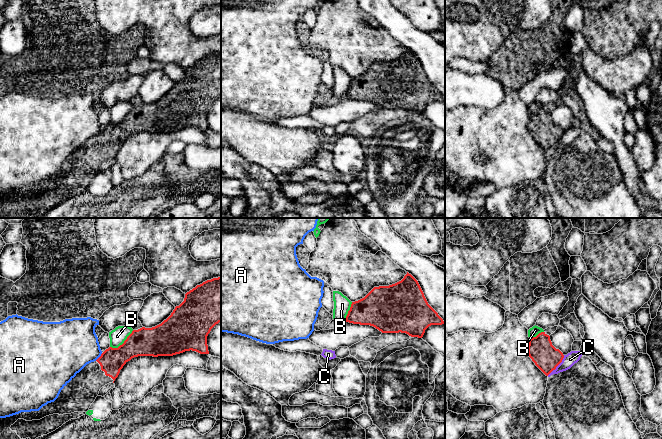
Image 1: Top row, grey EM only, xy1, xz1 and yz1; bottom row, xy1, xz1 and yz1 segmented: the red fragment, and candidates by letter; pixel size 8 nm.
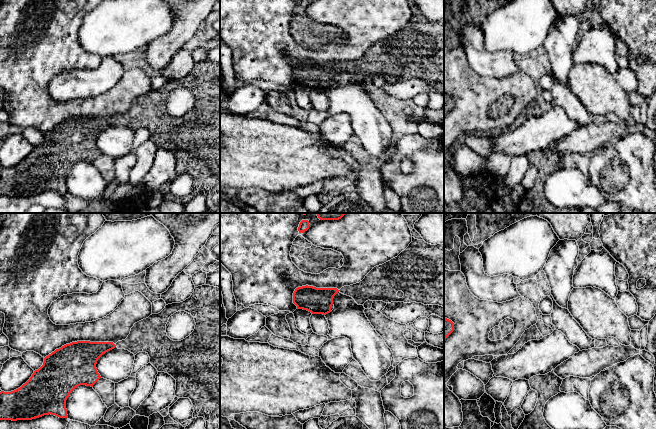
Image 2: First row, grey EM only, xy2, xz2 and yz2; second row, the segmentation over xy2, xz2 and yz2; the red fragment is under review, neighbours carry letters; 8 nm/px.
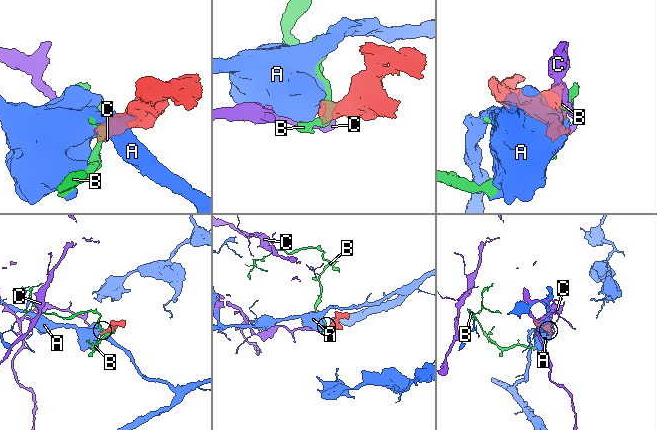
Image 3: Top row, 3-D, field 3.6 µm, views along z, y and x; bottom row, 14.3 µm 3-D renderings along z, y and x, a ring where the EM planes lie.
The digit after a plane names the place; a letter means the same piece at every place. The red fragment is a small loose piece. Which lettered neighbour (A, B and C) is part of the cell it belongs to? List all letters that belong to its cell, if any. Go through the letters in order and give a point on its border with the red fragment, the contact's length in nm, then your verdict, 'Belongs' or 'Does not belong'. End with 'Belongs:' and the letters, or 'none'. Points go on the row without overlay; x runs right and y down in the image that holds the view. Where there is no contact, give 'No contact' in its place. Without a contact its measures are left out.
A: Touches red at xy1 (99, 133). Shared border 90 nm. Does not belong
B: Touches red at xy1 (123, 119). Shared border 240 nm. Does not belong
C: Touches red at yz1 (557, 141). Shared border 220 nm. Does not belong
Belongs: none

